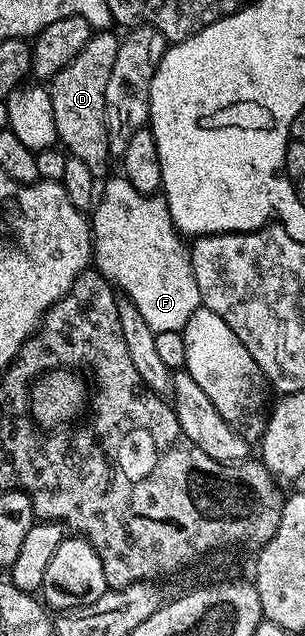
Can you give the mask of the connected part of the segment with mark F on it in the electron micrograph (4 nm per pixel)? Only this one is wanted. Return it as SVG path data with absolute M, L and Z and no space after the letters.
M111 175L102 182L101 192L94 202L89 220L95 252L94 268L105 280L111 282L124 298L132 301L133 306L137 307L145 323L155 334L167 331L182 333L189 322L189 317L197 311L201 302L188 246L169 215L167 202L162 196L137 191L137 187L133 187L133 183L129 183L122 175L116 175L116 177Z

